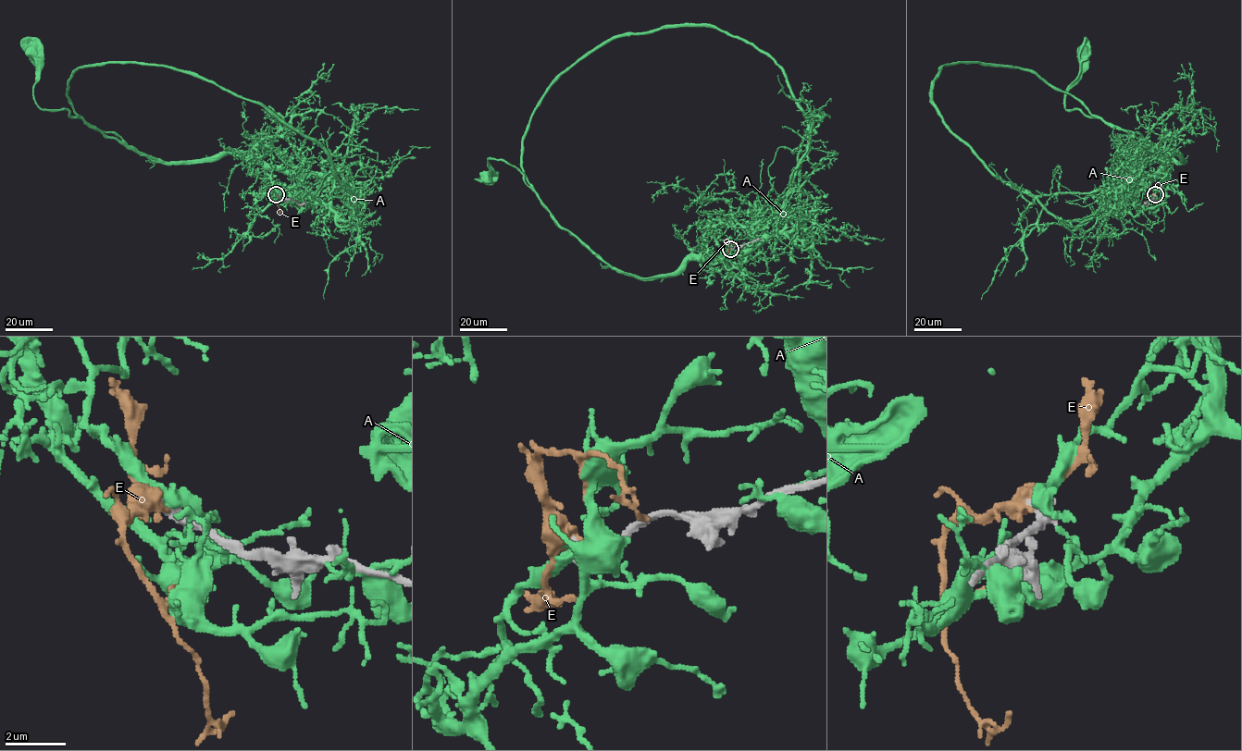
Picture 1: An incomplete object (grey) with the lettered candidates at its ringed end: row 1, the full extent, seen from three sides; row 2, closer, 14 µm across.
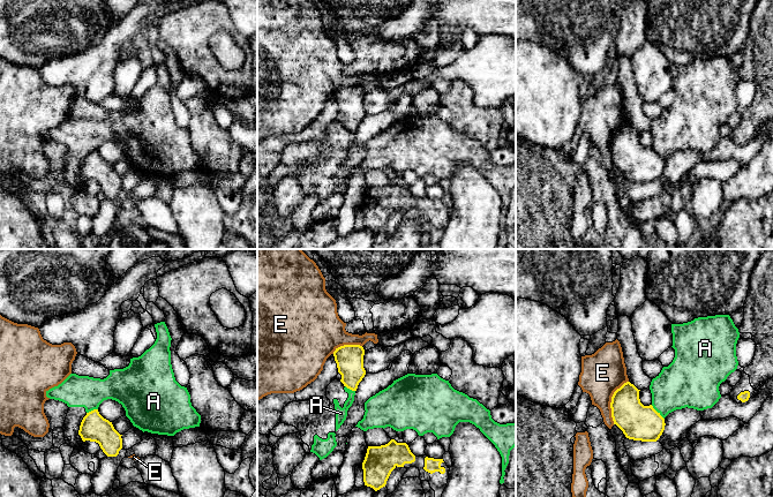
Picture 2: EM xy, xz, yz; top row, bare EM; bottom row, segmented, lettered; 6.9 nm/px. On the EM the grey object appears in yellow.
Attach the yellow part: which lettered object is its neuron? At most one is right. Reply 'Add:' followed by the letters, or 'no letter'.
Add: no letter

